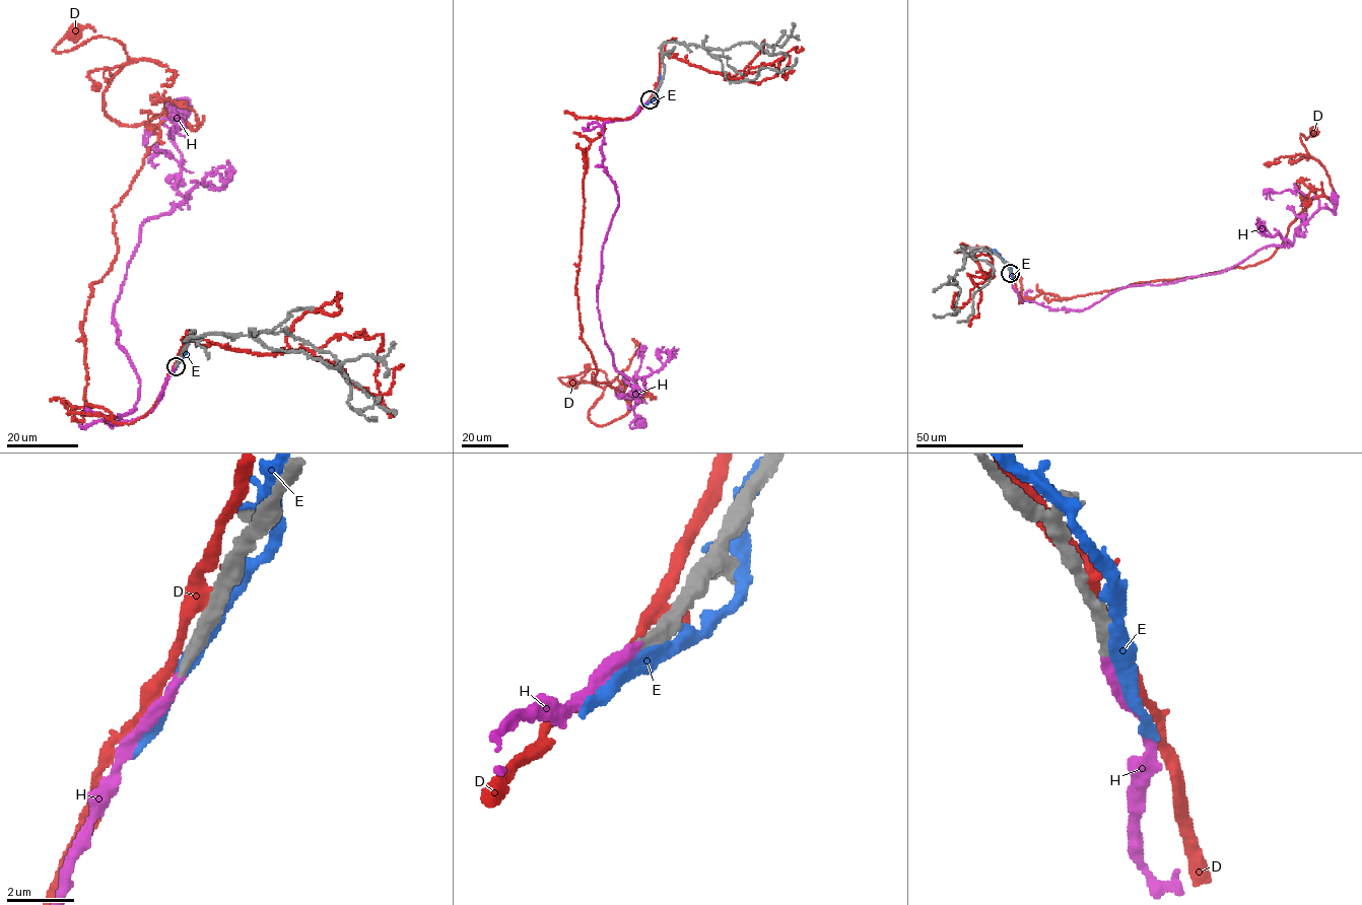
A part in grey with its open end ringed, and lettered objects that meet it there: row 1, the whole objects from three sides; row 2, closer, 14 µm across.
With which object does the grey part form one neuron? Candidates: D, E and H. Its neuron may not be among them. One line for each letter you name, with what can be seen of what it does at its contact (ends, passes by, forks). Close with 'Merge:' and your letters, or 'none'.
H: It ends there
Merge: H

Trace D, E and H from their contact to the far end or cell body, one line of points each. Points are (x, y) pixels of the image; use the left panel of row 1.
D: (176, 363), (131, 422), (88, 409), (92, 285), (165, 117), (118, 124), (124, 46), (56, 51), (73, 33)
E: (178, 363), (185, 352), (188, 332)
H: (176, 366), (157, 405), (112, 425), (140, 379), (115, 304), (140, 227), (184, 199), (182, 108)

